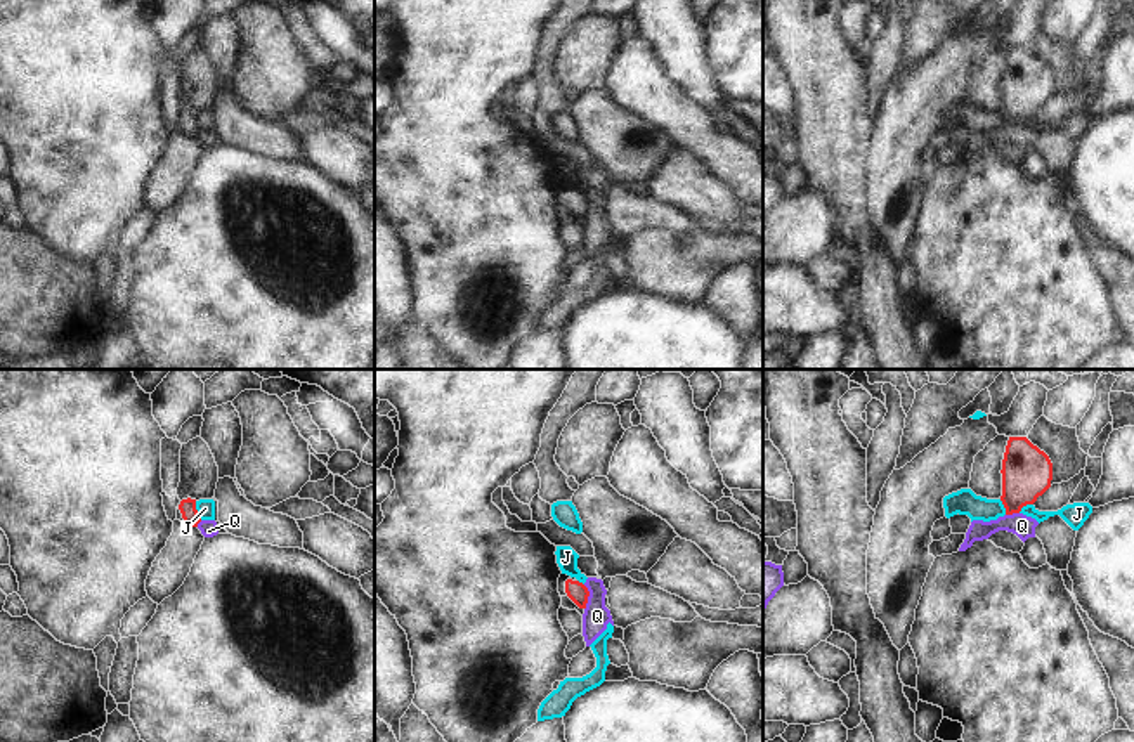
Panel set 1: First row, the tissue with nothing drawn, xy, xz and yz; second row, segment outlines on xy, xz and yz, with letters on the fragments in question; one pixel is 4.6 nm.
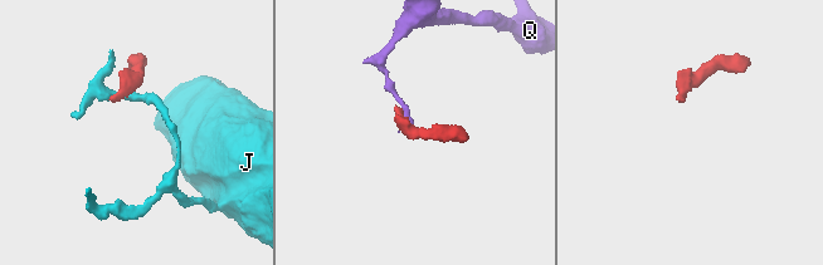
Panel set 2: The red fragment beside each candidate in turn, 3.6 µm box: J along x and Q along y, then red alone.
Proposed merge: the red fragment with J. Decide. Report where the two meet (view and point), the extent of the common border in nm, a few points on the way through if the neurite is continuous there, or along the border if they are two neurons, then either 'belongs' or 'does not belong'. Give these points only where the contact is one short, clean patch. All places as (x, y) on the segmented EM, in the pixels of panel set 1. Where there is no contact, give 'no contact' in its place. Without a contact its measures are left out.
contact xy (196, 510); length 90 nm; border xy (195, 501), (196, 514), (202, 519); does not belong

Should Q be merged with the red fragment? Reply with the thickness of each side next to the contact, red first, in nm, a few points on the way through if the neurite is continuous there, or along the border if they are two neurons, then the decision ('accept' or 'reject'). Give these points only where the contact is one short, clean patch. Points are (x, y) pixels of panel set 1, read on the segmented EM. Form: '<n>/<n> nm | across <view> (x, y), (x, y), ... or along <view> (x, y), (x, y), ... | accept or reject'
90/120 nm | along xz (583, 585), (588, 592), (585, 609) | reject

